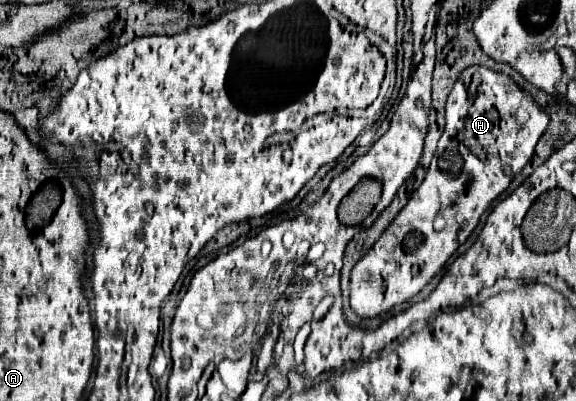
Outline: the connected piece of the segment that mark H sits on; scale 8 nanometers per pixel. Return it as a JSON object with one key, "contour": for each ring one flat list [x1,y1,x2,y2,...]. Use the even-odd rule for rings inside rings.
{"contour":[[473,65,461,73,447,99,445,111,445,133,439,139,437,151,423,183,415,189,407,205,383,231,371,251,367,251,367,255,359,259,351,271,351,307,359,317,375,317,417,295,445,265,445,261,457,251,457,247,467,241,487,207,511,185,519,171,531,161,539,137,549,127,549,115,527,91,523,91,511,77,479,65]]}

